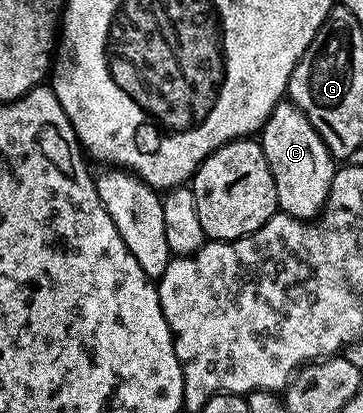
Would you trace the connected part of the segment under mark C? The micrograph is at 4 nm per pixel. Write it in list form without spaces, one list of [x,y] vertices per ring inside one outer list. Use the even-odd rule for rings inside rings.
[[[282,99],[262,124],[260,144],[276,183],[279,210],[301,221],[315,220],[326,207],[336,168],[336,159],[328,151],[324,139],[320,139],[305,113],[296,108],[293,101]]]

